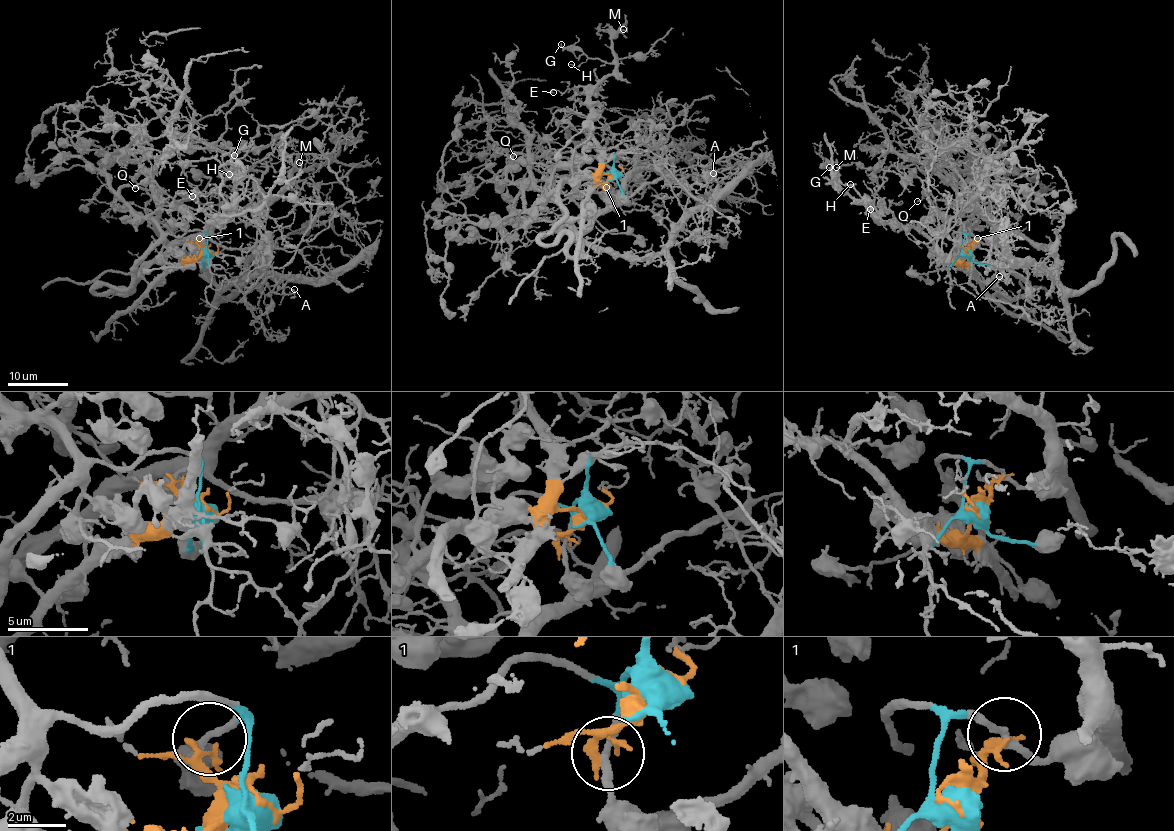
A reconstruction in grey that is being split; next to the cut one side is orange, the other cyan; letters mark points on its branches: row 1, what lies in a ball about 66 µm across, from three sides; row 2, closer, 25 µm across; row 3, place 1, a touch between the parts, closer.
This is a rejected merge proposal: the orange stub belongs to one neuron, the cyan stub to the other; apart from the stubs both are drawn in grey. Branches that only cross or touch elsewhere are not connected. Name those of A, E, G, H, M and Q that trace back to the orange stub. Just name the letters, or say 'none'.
E, G, H, M

